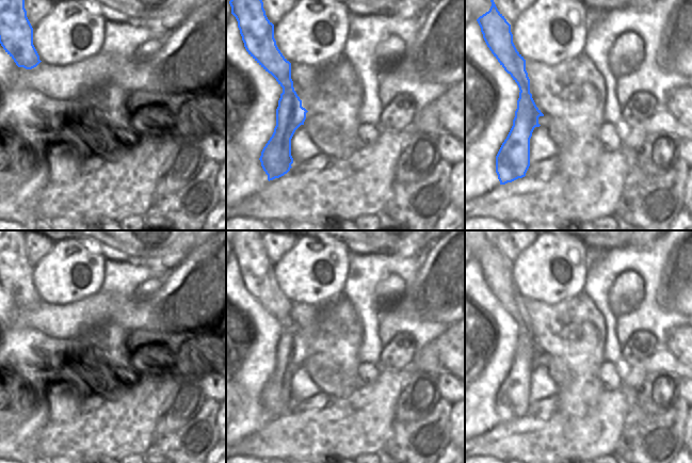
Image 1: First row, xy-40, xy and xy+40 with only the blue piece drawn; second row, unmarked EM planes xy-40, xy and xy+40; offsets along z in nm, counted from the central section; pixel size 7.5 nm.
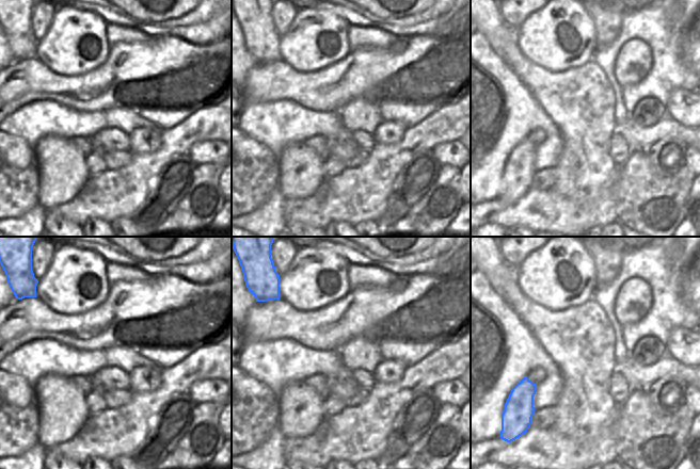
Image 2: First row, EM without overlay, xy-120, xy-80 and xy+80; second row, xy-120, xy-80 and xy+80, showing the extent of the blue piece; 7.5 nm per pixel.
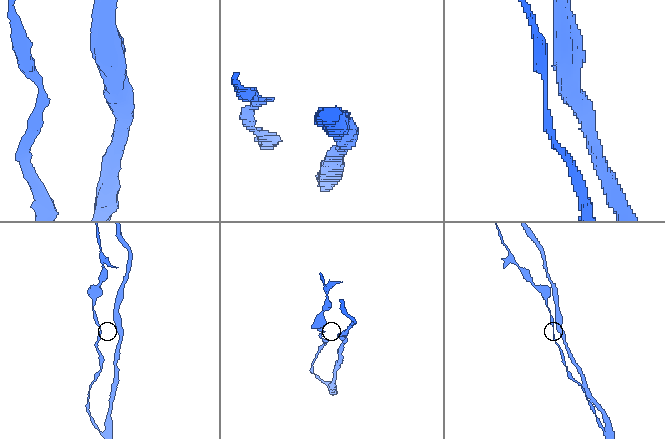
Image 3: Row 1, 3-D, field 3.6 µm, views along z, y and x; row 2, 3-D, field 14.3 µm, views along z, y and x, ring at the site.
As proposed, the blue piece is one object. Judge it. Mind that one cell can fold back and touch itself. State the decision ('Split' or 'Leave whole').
Leave whole

